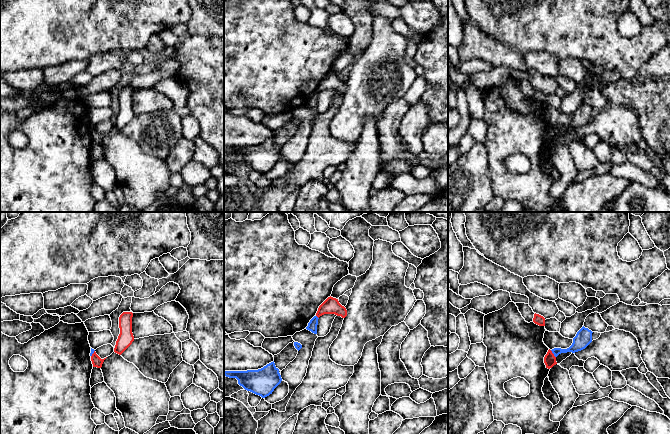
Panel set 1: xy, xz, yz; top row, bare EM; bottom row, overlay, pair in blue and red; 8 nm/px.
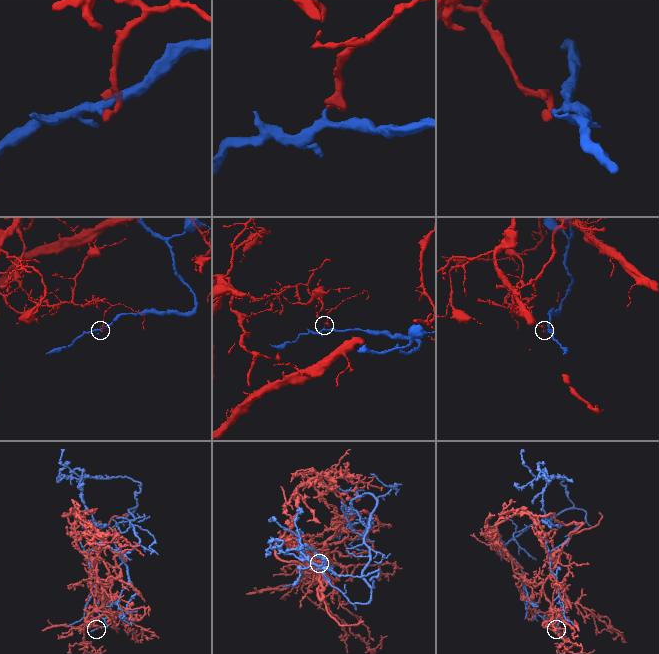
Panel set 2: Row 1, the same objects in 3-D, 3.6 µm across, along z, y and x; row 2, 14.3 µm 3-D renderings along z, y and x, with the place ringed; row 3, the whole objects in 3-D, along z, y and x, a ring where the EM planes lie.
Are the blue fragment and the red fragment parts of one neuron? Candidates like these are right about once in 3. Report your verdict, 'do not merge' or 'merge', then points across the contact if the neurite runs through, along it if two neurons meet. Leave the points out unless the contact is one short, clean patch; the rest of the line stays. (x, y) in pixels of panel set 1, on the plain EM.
do not merge; border yz (550, 126), (555, 133)

